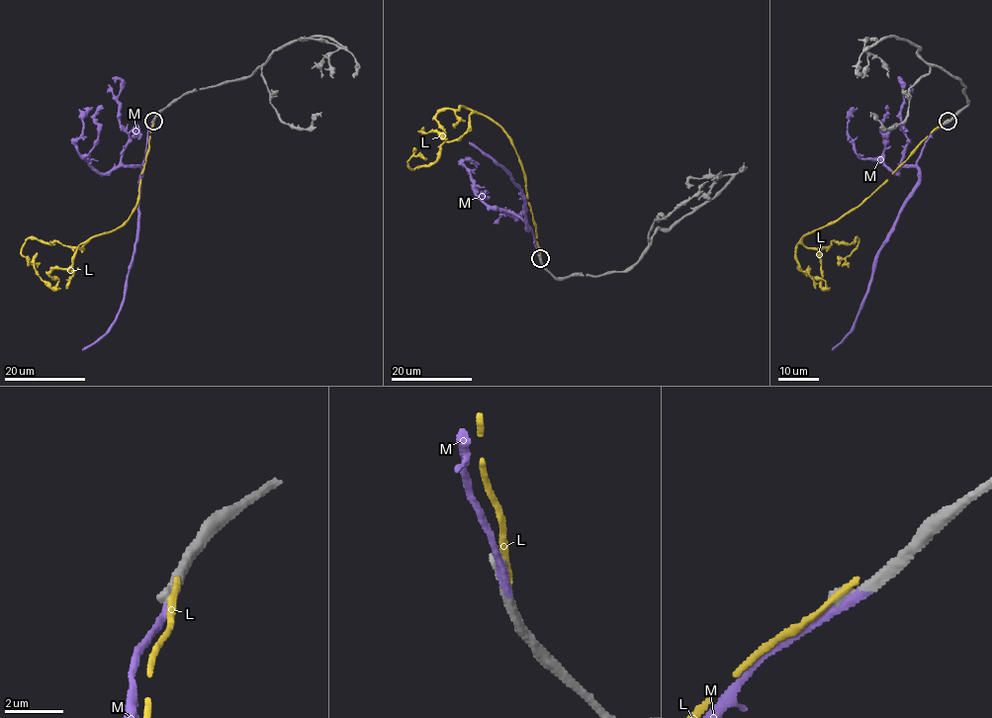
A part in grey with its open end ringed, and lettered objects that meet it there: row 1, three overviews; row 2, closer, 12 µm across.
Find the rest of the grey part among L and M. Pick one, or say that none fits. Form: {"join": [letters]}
{"join": ["M"]}

